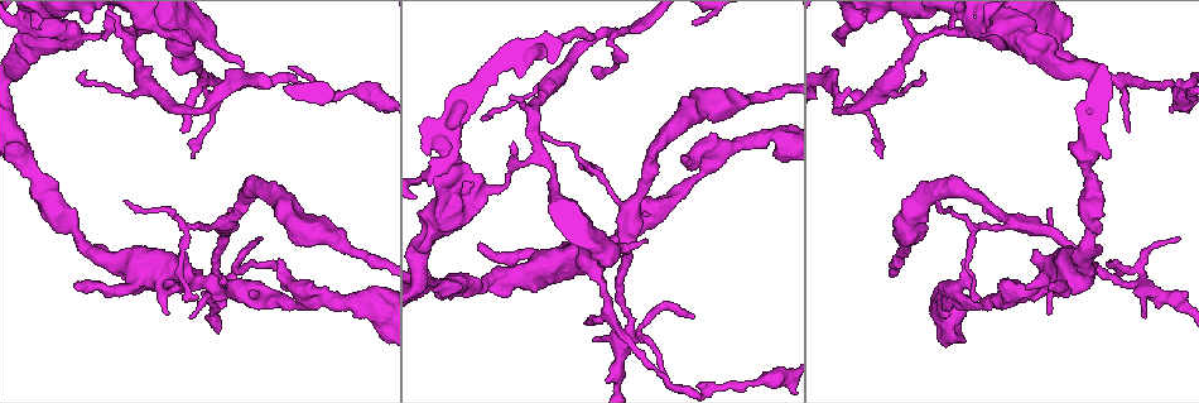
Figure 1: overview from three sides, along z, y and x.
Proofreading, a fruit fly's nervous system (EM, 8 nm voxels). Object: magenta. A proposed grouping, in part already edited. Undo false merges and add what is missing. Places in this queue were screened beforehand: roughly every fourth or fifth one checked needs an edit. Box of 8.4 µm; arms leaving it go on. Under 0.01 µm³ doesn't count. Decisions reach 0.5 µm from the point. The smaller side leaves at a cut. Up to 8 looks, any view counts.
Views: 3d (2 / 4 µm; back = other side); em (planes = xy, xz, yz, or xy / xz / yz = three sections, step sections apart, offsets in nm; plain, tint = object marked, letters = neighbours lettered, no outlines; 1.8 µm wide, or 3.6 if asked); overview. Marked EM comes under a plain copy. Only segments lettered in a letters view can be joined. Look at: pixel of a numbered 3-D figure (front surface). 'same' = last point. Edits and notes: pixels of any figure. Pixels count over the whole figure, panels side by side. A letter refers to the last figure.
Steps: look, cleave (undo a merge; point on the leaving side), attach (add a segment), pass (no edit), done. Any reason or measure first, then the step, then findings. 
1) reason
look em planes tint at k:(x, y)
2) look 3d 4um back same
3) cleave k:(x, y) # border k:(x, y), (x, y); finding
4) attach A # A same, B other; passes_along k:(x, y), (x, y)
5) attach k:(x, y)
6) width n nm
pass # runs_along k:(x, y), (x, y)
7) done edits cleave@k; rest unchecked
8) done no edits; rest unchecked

calibre changes
look 3d 4um back at 1:(776, 136)

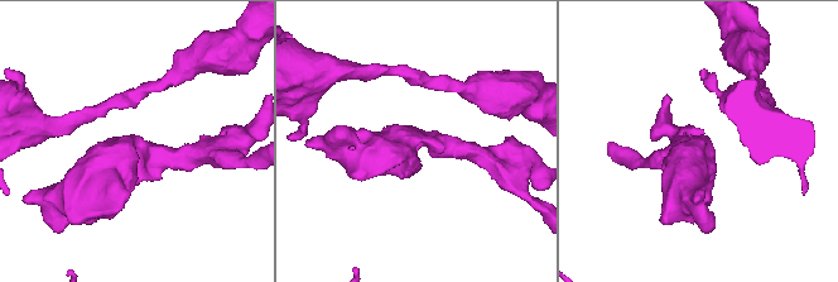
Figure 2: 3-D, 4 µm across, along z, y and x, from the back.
arm_widths 280, 500 nm; need the tissue
look em 3.6um planes letters at 2:(701, 143)

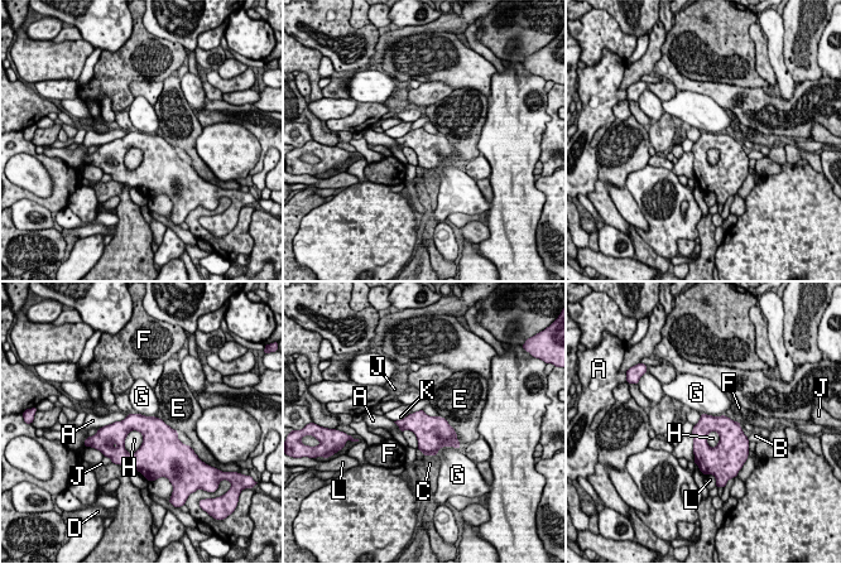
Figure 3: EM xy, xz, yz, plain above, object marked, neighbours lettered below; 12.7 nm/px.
longest_contact E 500 nm
pass # A other, B other, C other, D other, E other, F other, G other, H other, J other, K other, L other; border 3:(135, 429), (124, 443), (130, 454); one neuron here

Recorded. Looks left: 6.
tapers out
look em planes tint at 1:(647, 239)

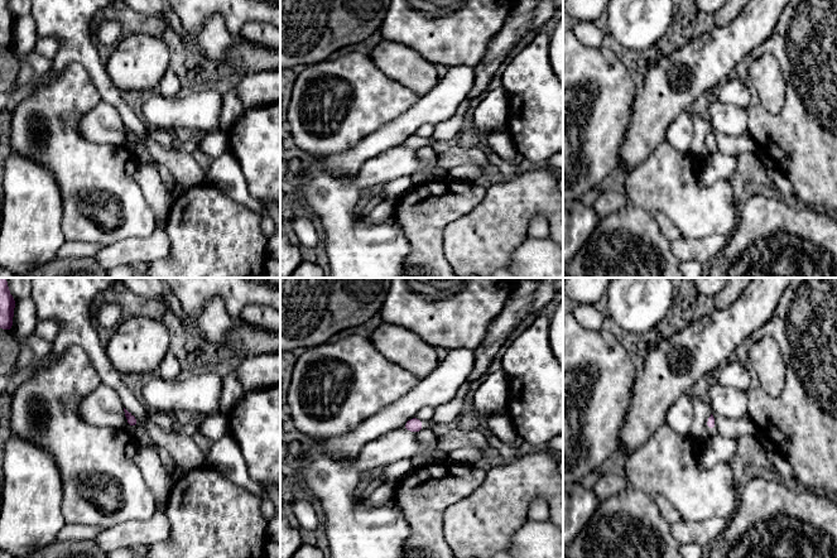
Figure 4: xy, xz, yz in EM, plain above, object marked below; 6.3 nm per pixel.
look em planes letters same

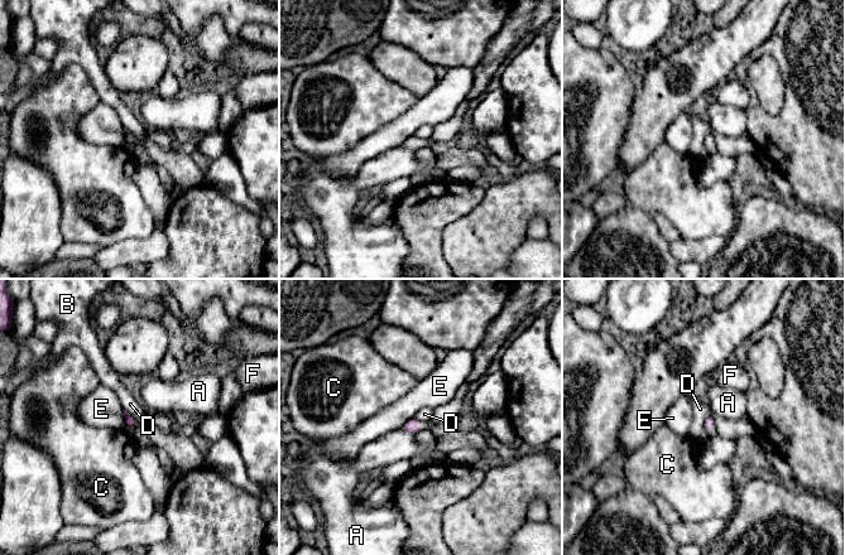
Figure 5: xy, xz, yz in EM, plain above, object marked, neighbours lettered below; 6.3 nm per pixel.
longest_contact D 160 nm
pass # A other, B other, C other, D other, E other, F other; border 5:(123, 408), (134, 419), (137, 426); no lettered segment goes on from it

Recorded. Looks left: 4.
thin end
look em xy step 8 letters at 1:(486, 120)

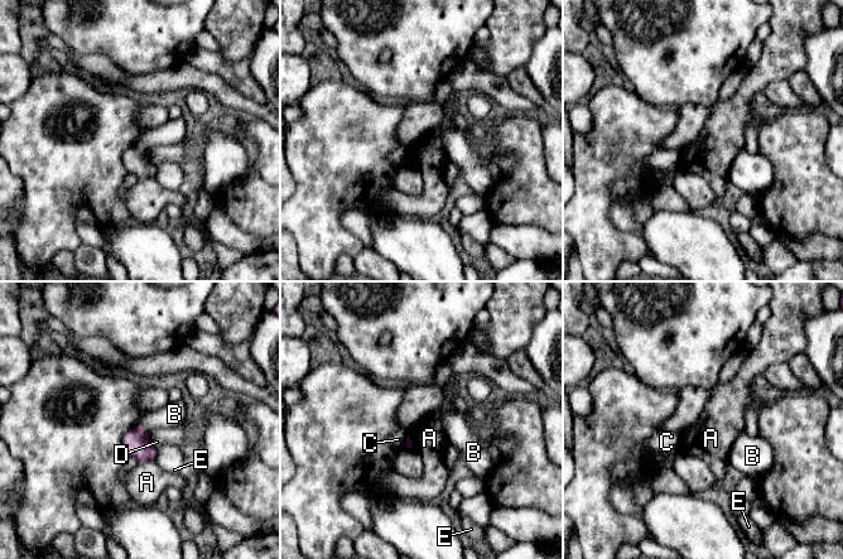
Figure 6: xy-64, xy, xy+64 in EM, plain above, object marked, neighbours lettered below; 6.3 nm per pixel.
width 60 nm
pass # A other, B other, C other, D other, E other; border 6:(154, 459), (139, 463); no lettered segment goes on from it

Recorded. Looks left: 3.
done no edits; rest unchecked

